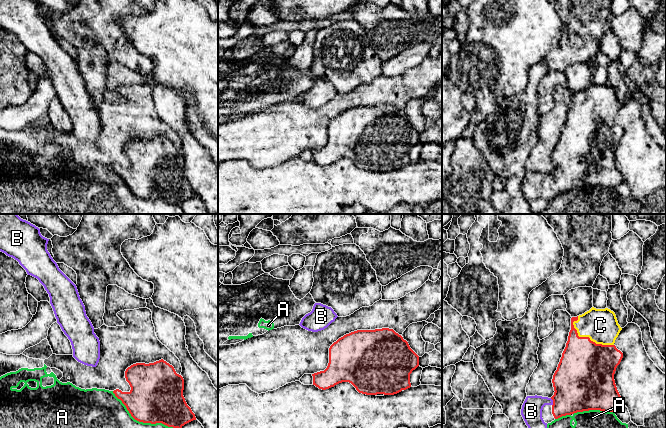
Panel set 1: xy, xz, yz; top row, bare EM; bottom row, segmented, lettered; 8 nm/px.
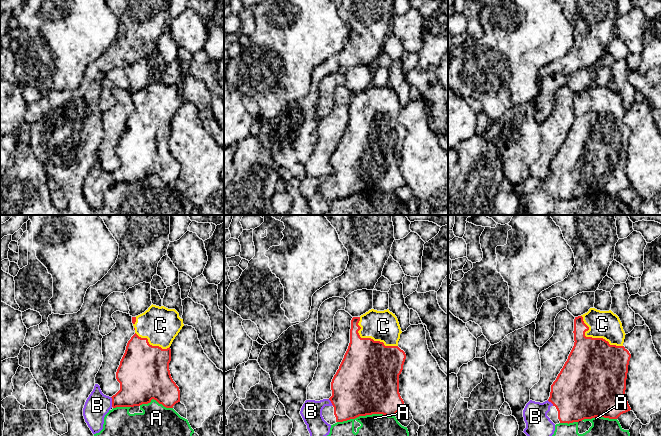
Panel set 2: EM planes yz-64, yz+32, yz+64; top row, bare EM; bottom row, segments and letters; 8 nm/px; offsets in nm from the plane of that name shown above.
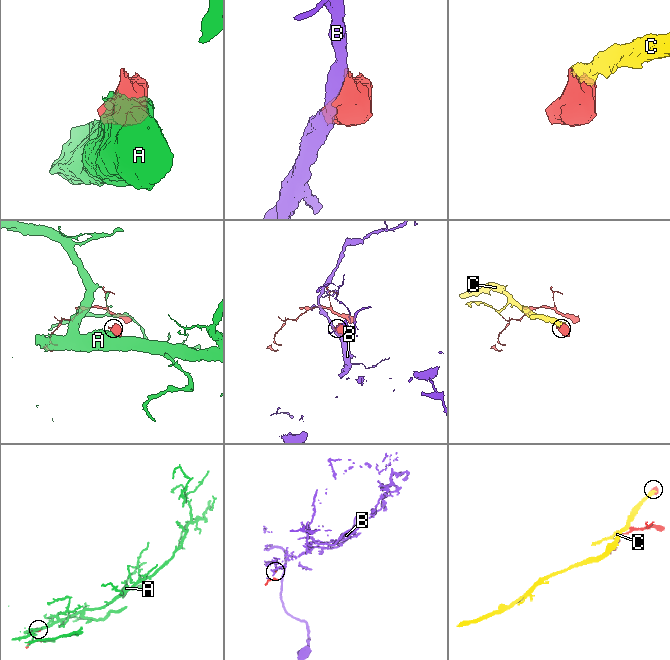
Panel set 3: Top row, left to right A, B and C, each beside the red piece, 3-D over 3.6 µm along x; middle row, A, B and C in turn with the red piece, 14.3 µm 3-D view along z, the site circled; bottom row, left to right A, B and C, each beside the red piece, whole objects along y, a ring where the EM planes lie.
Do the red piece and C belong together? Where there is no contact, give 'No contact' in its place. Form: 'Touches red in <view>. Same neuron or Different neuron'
Touches red in yz. Same neuron

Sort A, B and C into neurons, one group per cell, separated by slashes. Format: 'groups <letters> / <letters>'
groups A / B C

